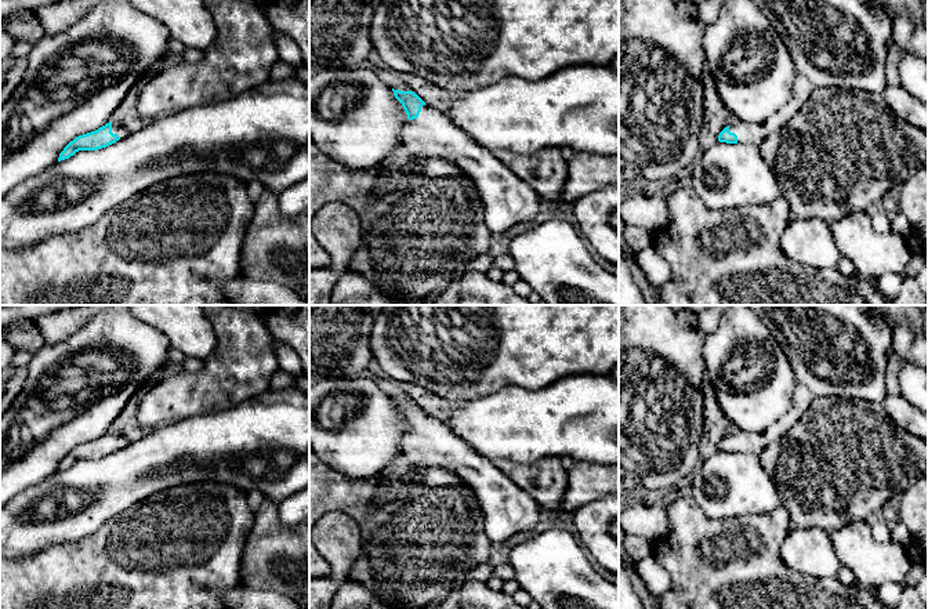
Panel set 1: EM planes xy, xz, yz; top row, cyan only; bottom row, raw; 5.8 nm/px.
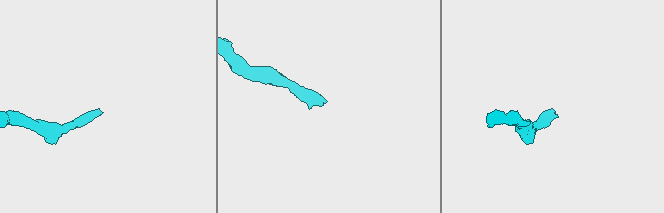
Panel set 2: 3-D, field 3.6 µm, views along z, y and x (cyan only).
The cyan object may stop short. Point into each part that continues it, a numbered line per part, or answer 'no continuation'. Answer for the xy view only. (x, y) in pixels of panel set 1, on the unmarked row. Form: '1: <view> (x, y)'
1: xy (120, 441)

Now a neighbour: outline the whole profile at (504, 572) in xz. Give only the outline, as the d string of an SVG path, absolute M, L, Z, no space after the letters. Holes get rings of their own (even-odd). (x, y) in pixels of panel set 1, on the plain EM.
M507 562L494 566L494 568L490 570L490 576L499 577L499 579L503 580L504 583L505 583L505 581L515 580L514 569L512 569Z

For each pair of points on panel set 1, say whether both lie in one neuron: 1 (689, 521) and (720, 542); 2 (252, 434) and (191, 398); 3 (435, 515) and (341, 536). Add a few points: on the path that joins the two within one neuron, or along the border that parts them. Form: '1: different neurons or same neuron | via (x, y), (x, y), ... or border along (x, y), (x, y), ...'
1: same neuron | via (696, 528), (713, 542)
2: different neurons | border along (246, 401), (216, 412), (189, 414), (184, 419)
3: different neurons | border along (337, 510), (361, 532), (361, 555), (354, 564)

